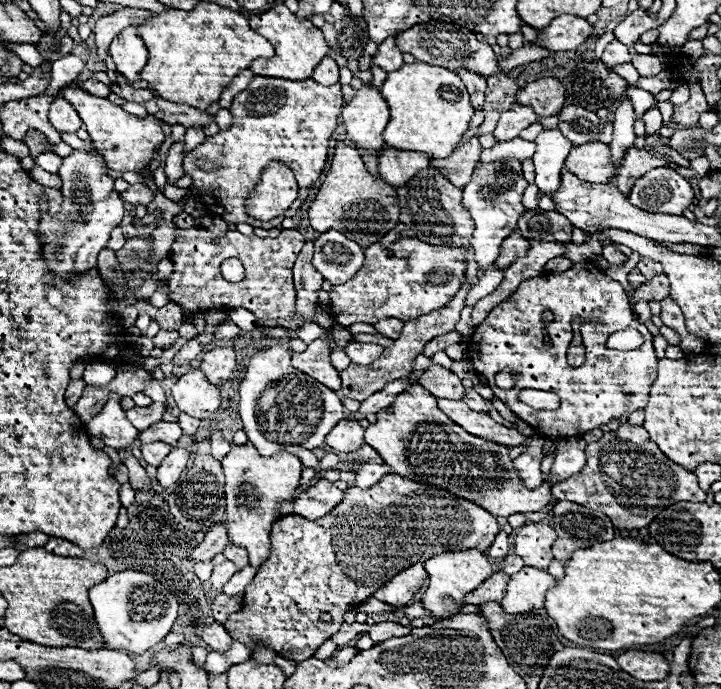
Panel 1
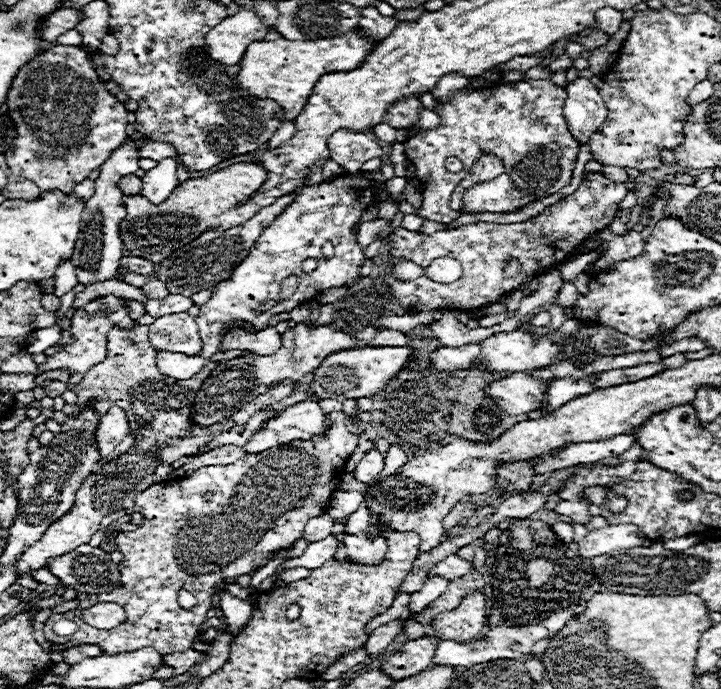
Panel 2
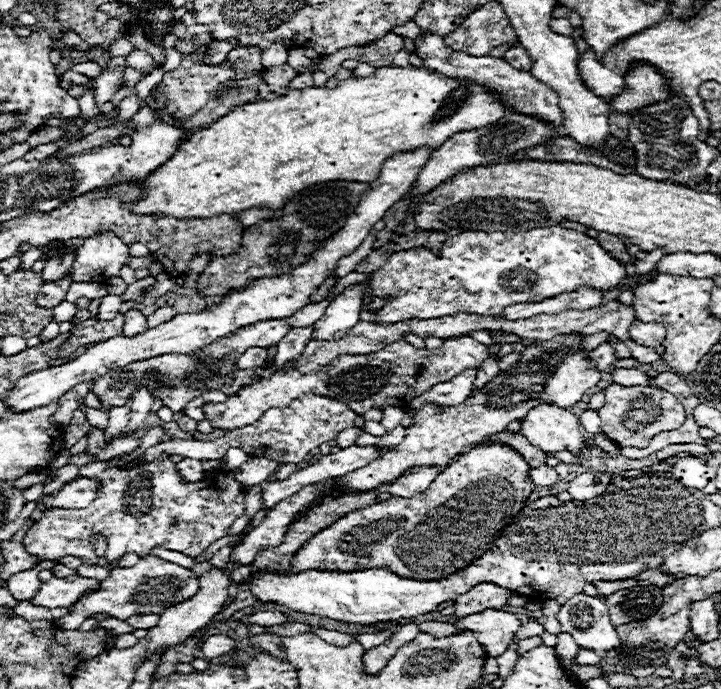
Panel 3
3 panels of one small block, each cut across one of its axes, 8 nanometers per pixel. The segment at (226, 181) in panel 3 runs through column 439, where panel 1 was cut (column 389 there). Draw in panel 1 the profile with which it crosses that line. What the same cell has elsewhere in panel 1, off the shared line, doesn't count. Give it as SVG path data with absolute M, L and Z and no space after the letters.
M426 62L402 64L400 70L388 72L380 94L390 108L390 122L384 130L386 144L398 150L432 154L434 158L450 156L456 150L474 114L460 76Z

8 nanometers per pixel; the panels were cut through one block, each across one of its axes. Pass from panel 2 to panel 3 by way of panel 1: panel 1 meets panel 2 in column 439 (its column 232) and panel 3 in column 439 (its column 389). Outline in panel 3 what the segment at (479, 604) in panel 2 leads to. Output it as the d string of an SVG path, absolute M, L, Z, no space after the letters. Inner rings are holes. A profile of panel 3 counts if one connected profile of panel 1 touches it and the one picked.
M502 444L488 446L470 446L466 454L460 454L452 464L444 468L430 484L430 488L414 498L390 498L380 504L372 504L372 508L360 508L358 512L346 514L342 520L334 522L330 528L324 528L316 536L312 536L300 552L296 552L290 568L318 568L318 570L370 570L370 568L386 568L396 576L406 576L410 580L444 580L466 568L466 564L474 562L490 544L500 536L502 528L510 524L510 520L526 506L530 492L534 490L534 482L528 476L530 466L526 460L516 454L512 448ZM338 542L350 544L350 548L338 548ZM424 554L424 556L412 556Z

